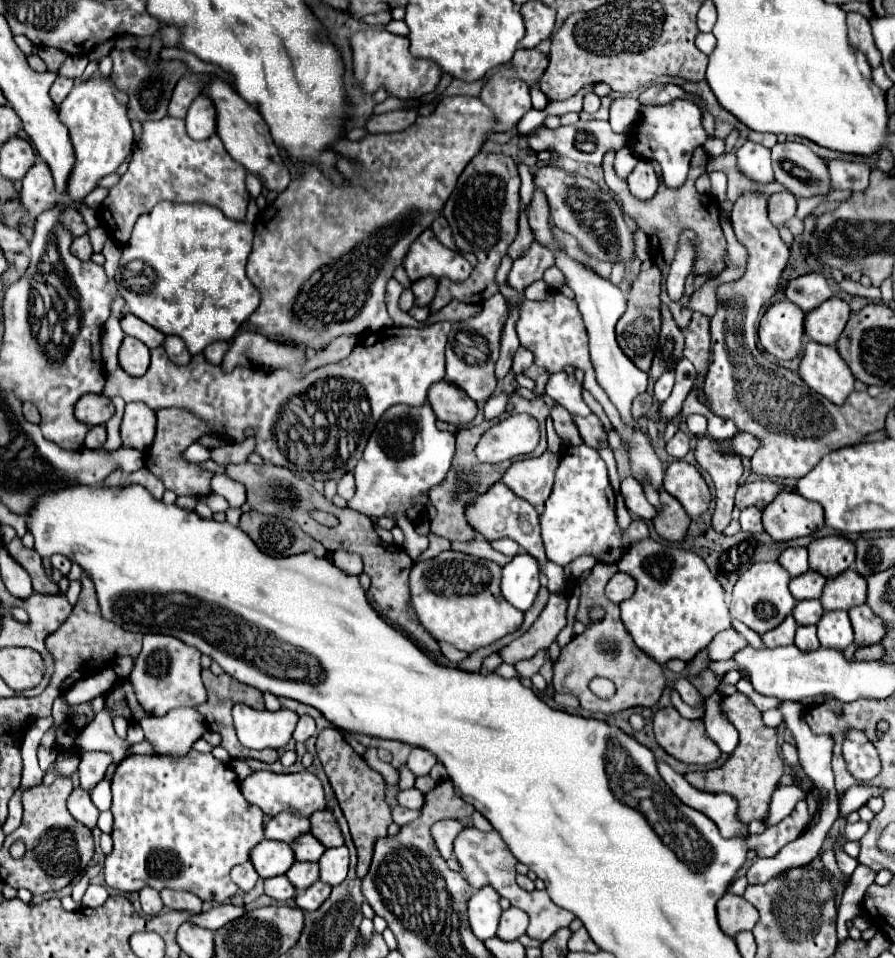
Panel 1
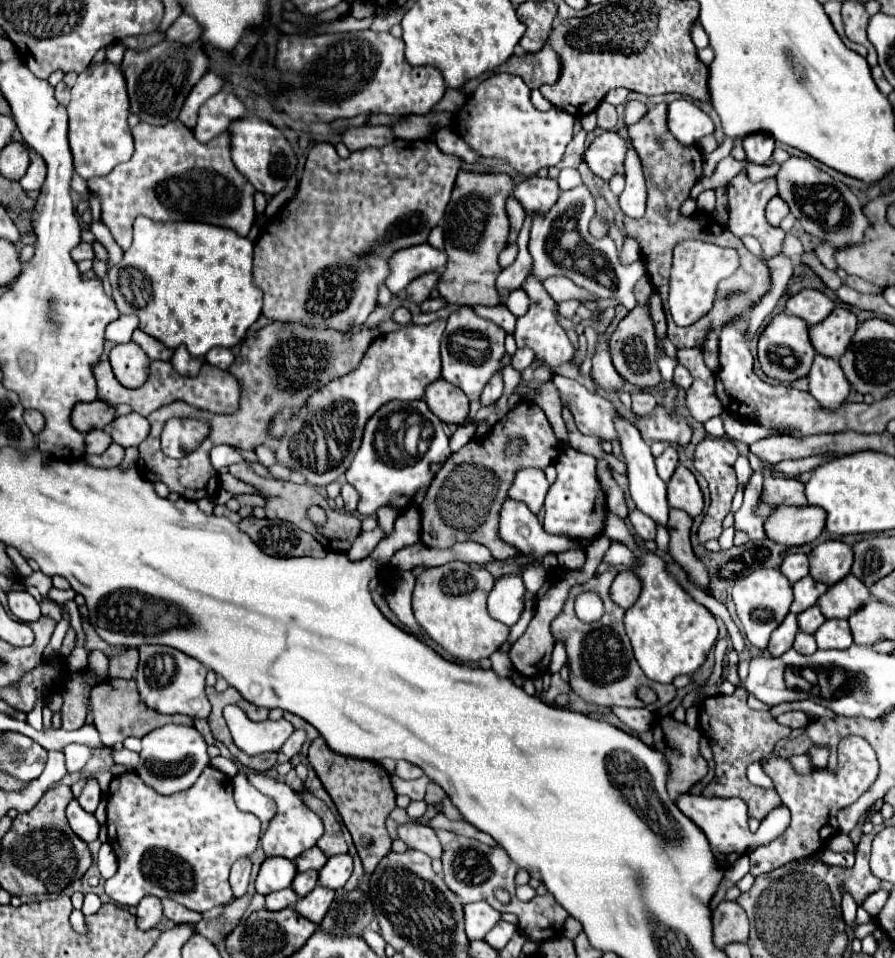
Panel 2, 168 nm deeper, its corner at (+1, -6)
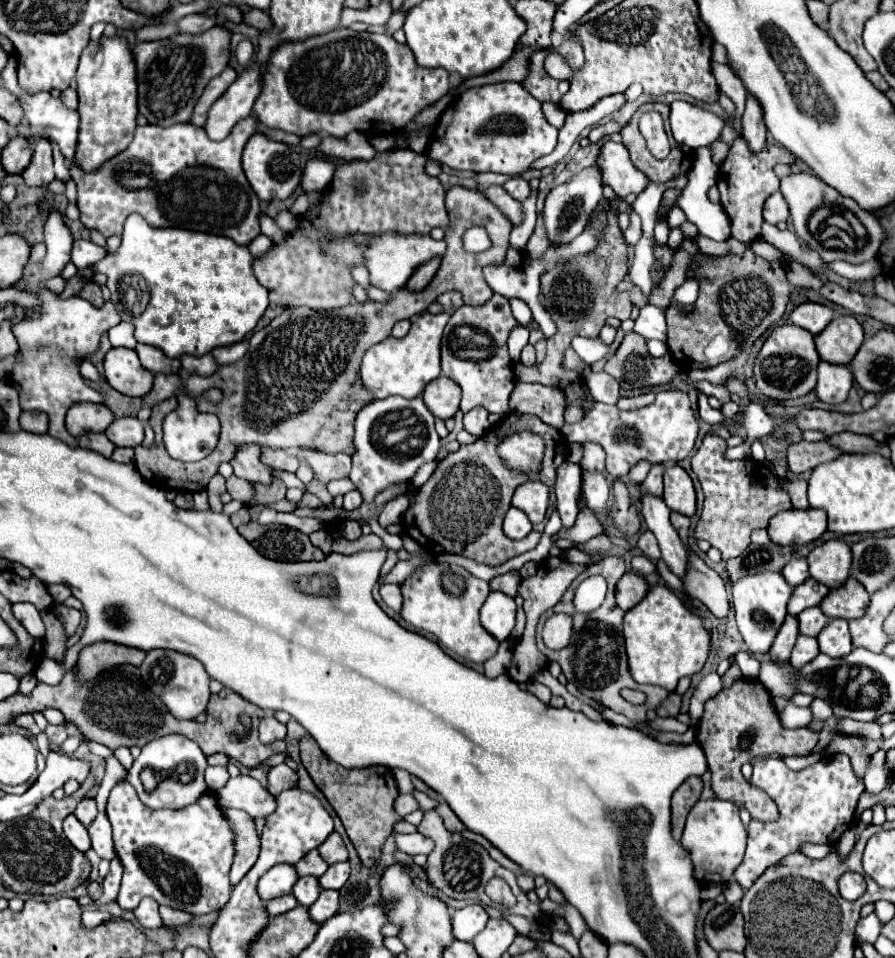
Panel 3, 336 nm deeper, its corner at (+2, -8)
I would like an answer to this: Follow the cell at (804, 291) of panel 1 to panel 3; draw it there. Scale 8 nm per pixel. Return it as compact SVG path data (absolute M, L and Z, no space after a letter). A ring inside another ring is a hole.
M803 303L789 315L789 323L807 329L811 335L819 335L833 319L833 309L817 303Z

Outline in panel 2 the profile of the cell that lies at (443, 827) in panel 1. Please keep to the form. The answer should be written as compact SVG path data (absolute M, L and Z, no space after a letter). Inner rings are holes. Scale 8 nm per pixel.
M406 823L398 827L398 837L410 847L410 849L418 849L426 855L430 855L432 859L440 859L442 857L442 845L440 839L436 837L436 831L426 827L426 825L418 825L418 823Z

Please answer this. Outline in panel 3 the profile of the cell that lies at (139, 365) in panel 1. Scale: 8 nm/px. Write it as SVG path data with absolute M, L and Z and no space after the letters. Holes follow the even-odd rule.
M113 347L103 359L107 383L129 397L145 397L153 387L153 373L145 371L133 349Z

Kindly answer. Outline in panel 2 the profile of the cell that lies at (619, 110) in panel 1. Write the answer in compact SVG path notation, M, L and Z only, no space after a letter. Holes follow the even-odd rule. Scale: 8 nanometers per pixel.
M620 127L616 131L628 145L628 153L626 153L626 189L620 195L620 209L628 215L628 217L642 217L644 209L646 209L646 199L648 199L648 189L646 189L646 179L642 173L642 163L638 153L634 153L634 145L630 143L630 135L626 127Z

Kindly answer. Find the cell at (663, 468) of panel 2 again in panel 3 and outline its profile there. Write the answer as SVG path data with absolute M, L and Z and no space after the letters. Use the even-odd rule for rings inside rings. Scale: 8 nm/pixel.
M663 465L661 467L651 467L647 479L641 483L641 497L643 495L653 495L653 497L661 497L663 495L663 483L661 483L663 471L665 471Z

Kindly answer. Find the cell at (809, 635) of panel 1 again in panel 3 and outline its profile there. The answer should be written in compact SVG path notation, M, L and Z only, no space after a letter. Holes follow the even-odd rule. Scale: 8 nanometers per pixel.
M799 635L795 647L793 647L793 653L791 653L791 659L789 663L797 669L801 669L803 665L811 663L815 657L819 655L819 645L817 645L817 639L809 639L805 635Z

